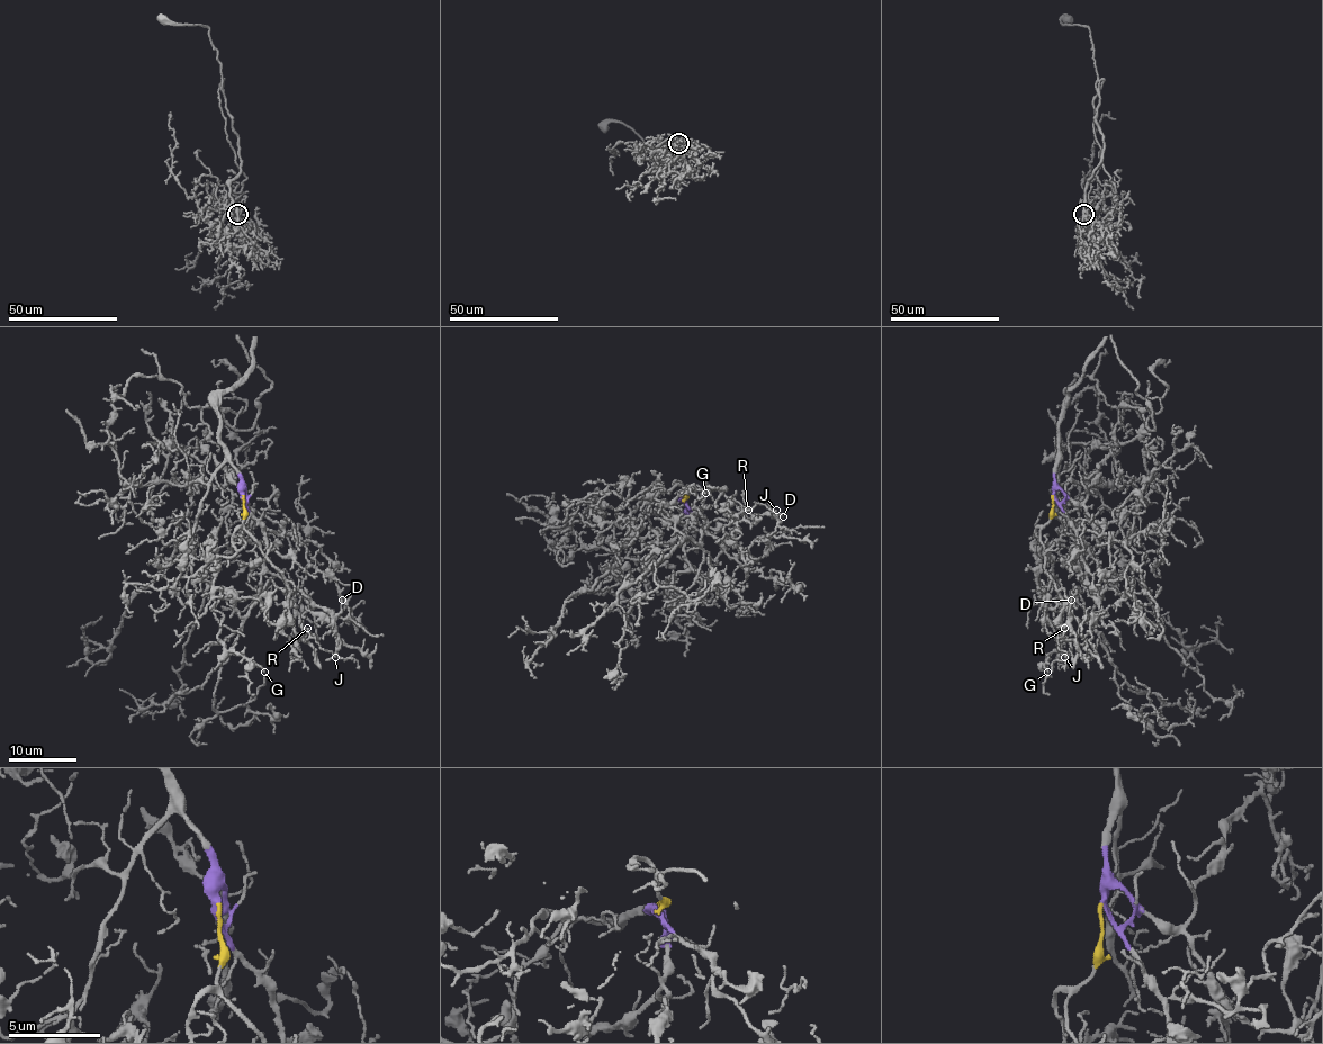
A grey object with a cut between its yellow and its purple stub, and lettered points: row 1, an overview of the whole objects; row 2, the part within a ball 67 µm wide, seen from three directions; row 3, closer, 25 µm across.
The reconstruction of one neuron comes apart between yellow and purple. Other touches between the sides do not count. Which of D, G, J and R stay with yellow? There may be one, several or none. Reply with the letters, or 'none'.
D, G, J, R

